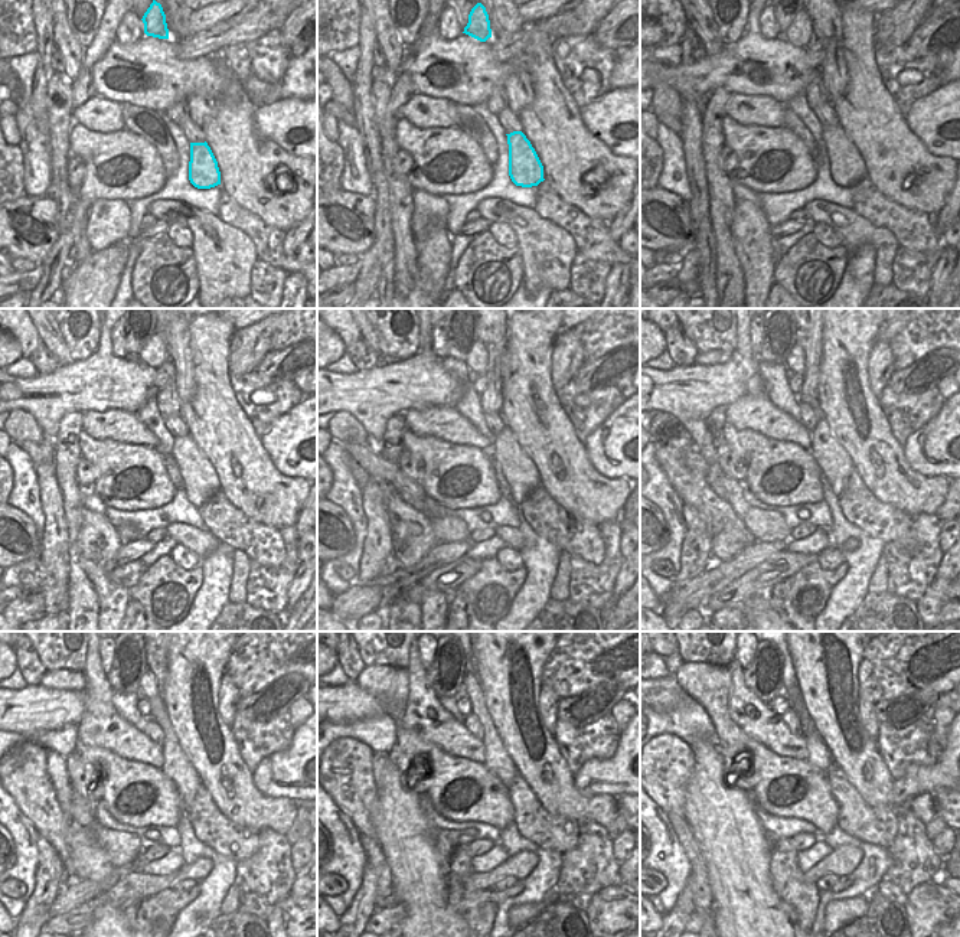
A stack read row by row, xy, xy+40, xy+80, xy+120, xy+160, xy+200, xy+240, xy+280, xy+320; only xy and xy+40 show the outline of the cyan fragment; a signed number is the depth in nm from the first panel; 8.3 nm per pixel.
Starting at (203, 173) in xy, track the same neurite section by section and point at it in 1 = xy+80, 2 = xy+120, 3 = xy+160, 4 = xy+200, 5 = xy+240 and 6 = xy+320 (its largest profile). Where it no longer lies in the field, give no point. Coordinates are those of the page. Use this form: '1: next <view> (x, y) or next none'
1: next xy+80 (848, 167)
2: next xy+120 (201, 482)
3: next xy+160 (518, 469)
4: next xy+200 (833, 460)
5: next xy+240 (176, 766)
6: next xy+320 (819, 754)

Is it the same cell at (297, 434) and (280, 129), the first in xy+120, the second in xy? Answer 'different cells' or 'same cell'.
same cell

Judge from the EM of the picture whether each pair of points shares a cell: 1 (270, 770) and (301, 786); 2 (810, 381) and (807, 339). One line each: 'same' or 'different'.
1: same
2: same

